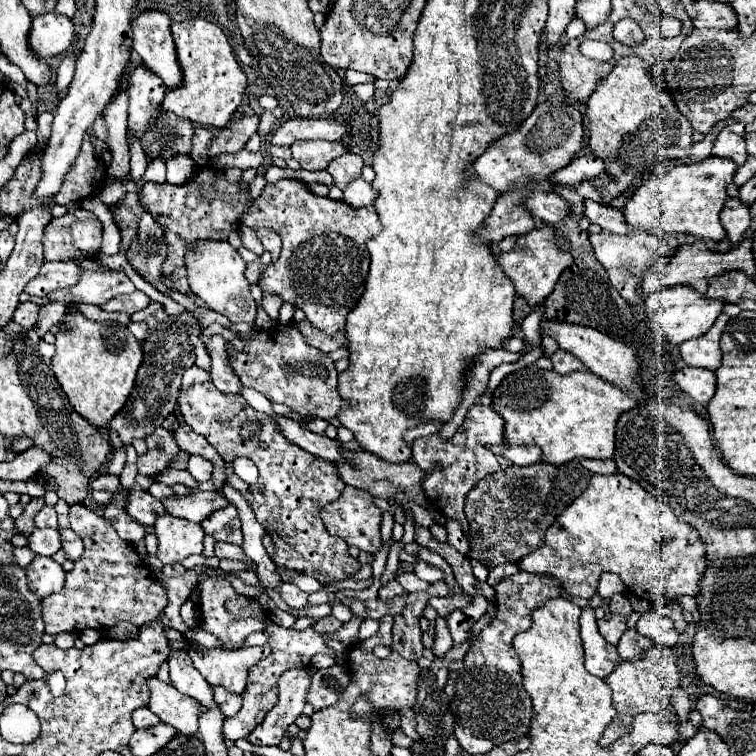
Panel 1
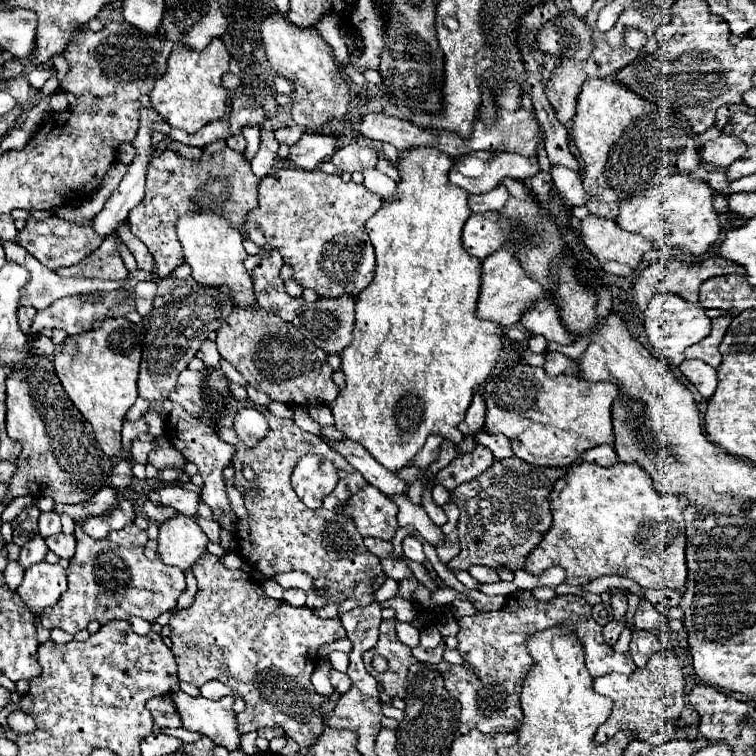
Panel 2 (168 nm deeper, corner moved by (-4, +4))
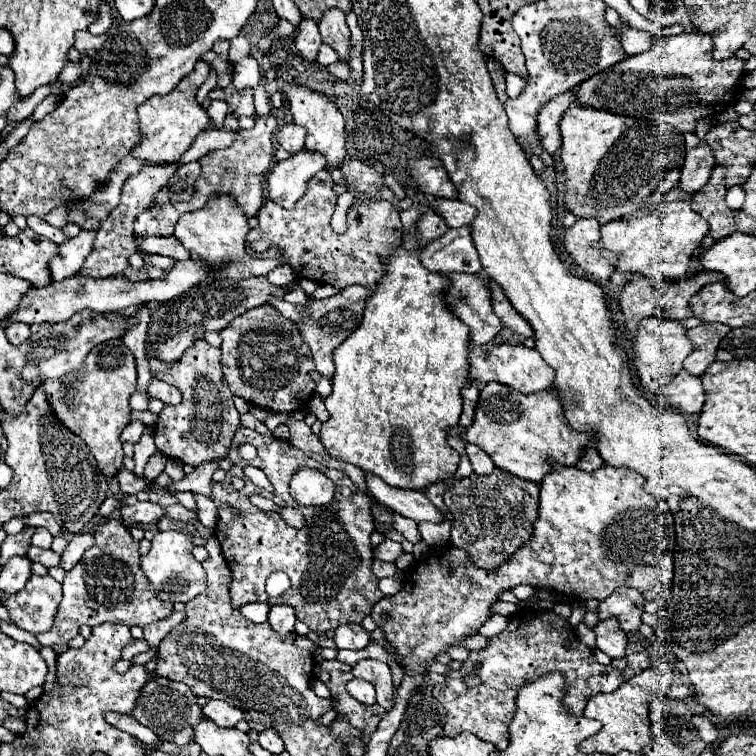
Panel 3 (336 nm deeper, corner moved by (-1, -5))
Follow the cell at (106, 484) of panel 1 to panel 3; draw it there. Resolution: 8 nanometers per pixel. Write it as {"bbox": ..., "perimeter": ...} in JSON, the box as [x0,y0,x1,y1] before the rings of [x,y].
{"bbox":[117,468,151,494],"perimeter":[[[121,468],[119,474],[117,474],[117,480],[119,480],[119,488],[125,492],[125,494],[137,494],[137,492],[147,492],[151,490],[151,482],[147,482],[147,478],[143,476],[137,476],[135,472],[127,470],[127,468]]]}

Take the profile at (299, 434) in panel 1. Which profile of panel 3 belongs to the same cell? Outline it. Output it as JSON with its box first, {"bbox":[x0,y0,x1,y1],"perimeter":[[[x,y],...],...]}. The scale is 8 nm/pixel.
{"bbox":[365,474,447,522],"perimeter":[[[365,474],[365,476],[367,476],[367,486],[369,486],[371,494],[379,502],[383,502],[391,510],[395,510],[397,514],[407,516],[407,518],[411,518],[415,522],[443,522],[447,518],[447,514],[443,510],[439,510],[425,496],[425,492],[399,490],[399,488],[383,484],[383,480],[379,480],[373,474]]]}

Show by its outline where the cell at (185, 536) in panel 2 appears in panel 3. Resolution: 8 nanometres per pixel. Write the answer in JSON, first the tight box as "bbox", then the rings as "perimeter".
{"bbox":[141,532,205,602],"perimeter":[[[157,532],[151,540],[151,550],[141,556],[141,570],[149,578],[151,586],[155,588],[159,600],[163,602],[189,602],[205,588],[205,572],[201,562],[197,562],[191,554],[193,542],[191,536],[183,532]]]}

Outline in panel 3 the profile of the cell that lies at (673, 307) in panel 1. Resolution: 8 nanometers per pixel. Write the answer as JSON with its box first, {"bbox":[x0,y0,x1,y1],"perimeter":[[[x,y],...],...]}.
{"bbox":[633,318,691,394],"perimeter":[[[645,318],[639,324],[637,336],[633,338],[633,366],[639,376],[639,384],[645,392],[655,394],[663,384],[671,380],[683,366],[683,360],[691,354],[691,340],[687,338],[687,330],[675,320],[661,318]]]}

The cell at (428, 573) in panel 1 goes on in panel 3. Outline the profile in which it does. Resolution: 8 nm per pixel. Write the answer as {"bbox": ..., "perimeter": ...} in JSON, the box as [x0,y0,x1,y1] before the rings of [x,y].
{"bbox":[373,538,403,562],"perimeter":[[[385,538],[385,540],[383,540],[383,542],[373,550],[373,554],[375,554],[375,558],[379,558],[379,560],[393,562],[393,560],[399,556],[401,550],[403,550],[403,548],[401,548],[399,542],[393,542],[393,540]]]}

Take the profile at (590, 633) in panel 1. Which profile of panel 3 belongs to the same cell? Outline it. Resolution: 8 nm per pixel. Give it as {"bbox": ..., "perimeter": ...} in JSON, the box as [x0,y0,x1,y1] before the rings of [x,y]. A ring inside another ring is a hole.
{"bbox":[433,610,623,750],"perimeter":[[[517,610],[511,616],[511,622],[505,632],[491,638],[489,646],[479,652],[471,652],[467,662],[459,672],[447,674],[447,684],[433,686],[433,696],[443,704],[447,712],[447,722],[443,726],[443,734],[455,738],[461,732],[471,732],[481,740],[493,742],[497,750],[505,750],[509,744],[509,722],[515,716],[515,698],[523,684],[529,684],[549,672],[559,672],[565,678],[565,696],[563,704],[573,714],[583,714],[587,700],[599,692],[617,690],[623,680],[621,672],[597,664],[593,652],[577,638],[577,634],[569,628],[555,628],[551,622],[551,612],[543,610]],[[519,612],[541,612],[519,616]],[[475,676],[479,678],[479,686],[469,688],[463,678]]]}

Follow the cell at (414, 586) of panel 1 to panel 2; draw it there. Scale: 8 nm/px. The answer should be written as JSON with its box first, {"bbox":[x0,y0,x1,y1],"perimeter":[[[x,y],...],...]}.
{"bbox":[382,559,412,581],"perimeter":[[[382,559],[382,569],[394,581],[402,581],[402,579],[412,575],[412,569],[402,559],[394,559],[394,561],[392,559]]]}

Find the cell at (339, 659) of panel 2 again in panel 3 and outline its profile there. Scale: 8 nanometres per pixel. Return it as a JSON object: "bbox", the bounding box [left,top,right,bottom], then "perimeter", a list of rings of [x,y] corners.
{"bbox":[327,672,385,736],"perimeter":[[[331,672],[331,680],[327,682],[327,688],[331,692],[331,702],[335,712],[343,716],[353,728],[359,728],[359,732],[371,736],[385,714],[385,708],[375,703],[373,706],[365,706],[357,701],[345,690],[345,684],[353,678],[351,672]]]}

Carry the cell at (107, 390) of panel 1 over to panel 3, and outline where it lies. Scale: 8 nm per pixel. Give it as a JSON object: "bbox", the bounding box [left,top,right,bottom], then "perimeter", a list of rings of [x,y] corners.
{"bbox":[43,338,137,478],"perimeter":[[[117,338],[95,346],[87,354],[79,372],[47,380],[43,386],[53,414],[61,420],[61,424],[65,424],[65,428],[83,438],[83,442],[91,448],[99,470],[109,478],[115,476],[115,472],[123,468],[123,448],[119,436],[131,422],[129,396],[137,386],[135,358],[127,352],[125,344]]]}

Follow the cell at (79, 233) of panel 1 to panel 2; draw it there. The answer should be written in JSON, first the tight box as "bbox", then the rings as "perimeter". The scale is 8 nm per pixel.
{"bbox":[18,215,104,269],"perimeter":[[[52,215],[48,219],[28,219],[26,227],[20,231],[18,243],[26,247],[30,255],[34,255],[42,265],[48,269],[60,269],[60,267],[70,267],[74,263],[80,263],[86,255],[96,251],[104,239],[94,235],[94,225],[92,221],[86,223],[74,223],[66,221],[58,215]]]}

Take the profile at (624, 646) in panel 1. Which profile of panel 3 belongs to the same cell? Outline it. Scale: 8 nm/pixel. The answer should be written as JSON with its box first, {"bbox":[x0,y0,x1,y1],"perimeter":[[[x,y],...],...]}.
{"bbox":[623,642,651,682],"perimeter":[[[629,642],[627,644],[627,656],[625,656],[625,660],[627,660],[627,666],[623,670],[623,682],[651,666],[647,650],[641,644],[637,644],[637,642]]]}

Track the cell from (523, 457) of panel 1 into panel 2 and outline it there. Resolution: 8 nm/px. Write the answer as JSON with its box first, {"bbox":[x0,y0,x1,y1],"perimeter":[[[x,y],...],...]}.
{"bbox":[474,431,514,459],"perimeter":[[[478,431],[474,435],[474,441],[488,447],[496,459],[506,459],[514,457],[514,451],[510,447],[510,439],[506,439],[502,433],[488,433],[488,431]]]}

